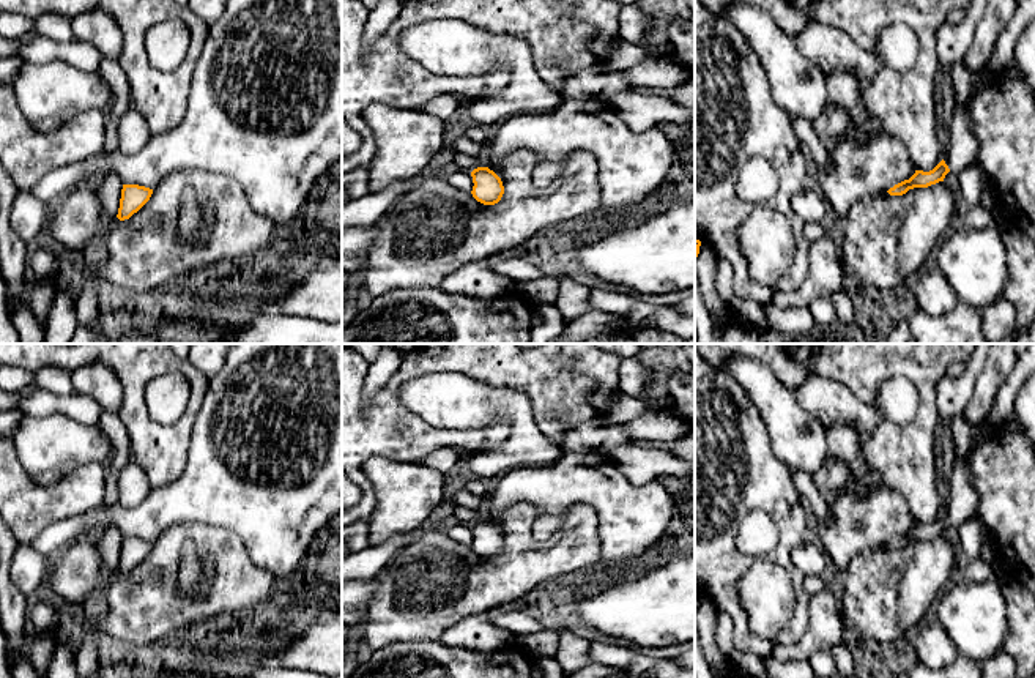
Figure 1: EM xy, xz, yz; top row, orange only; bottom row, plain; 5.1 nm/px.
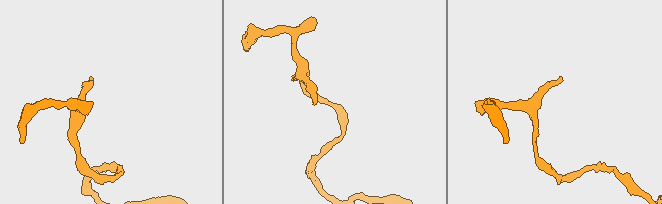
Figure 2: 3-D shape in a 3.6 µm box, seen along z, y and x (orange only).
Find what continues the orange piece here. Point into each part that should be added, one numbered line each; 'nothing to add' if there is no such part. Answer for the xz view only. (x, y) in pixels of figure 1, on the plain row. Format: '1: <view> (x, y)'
nothing to add

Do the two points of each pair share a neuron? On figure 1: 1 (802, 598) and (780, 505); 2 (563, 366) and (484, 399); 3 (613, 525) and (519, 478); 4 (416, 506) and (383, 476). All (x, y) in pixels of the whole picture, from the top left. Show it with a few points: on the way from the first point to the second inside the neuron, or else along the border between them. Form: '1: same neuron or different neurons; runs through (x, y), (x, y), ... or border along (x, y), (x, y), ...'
1: same neuron; runs through (794, 574), (786, 563), (788, 528)
2: different neurons; border along (473, 379), (520, 390), (528, 398), (533, 417)
3: same neuron; runs through (597, 499), (583, 484), (545, 484)
4: same neuron; runs through (408, 499), (391, 481)

